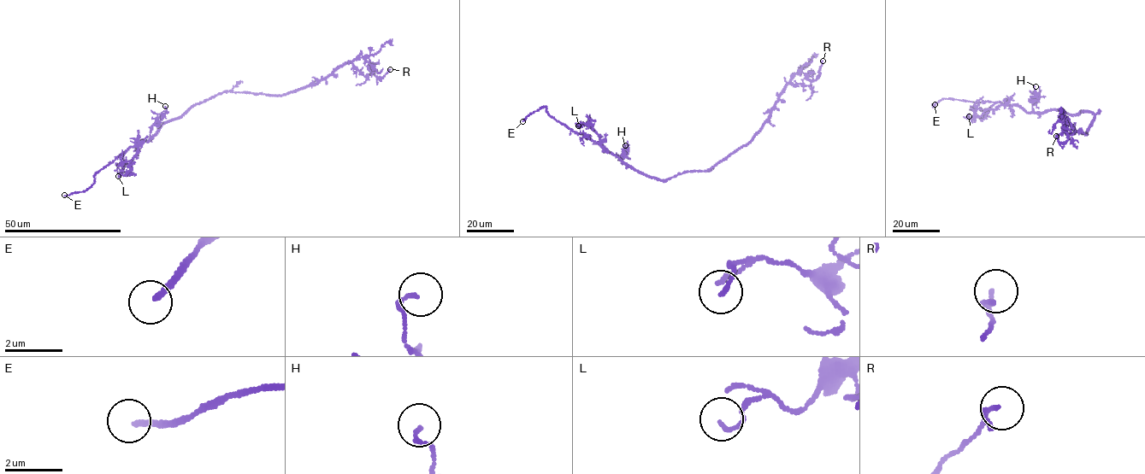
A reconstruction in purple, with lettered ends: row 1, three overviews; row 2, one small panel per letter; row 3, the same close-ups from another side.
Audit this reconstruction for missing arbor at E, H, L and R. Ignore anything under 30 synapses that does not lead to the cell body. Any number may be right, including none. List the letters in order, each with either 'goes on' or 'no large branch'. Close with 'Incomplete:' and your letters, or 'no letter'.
E: goes on
H: no large branch
L: no large branch
R: no large branch
Incomplete: E

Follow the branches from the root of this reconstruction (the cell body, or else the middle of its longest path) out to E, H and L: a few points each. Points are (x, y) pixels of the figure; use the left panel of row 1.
E: (205, 101), (162, 123), (147, 141), (141, 140), (120, 154), (96, 172), (93, 183), (85, 190), (64, 195)
H: (205, 101), (191, 106), (178, 117), (162, 123), (151, 137), (151, 126), (162, 117), (165, 106)
L: (205, 101), (162, 123), (147, 141), (136, 143), (138, 149), (131, 168), (118, 176)

